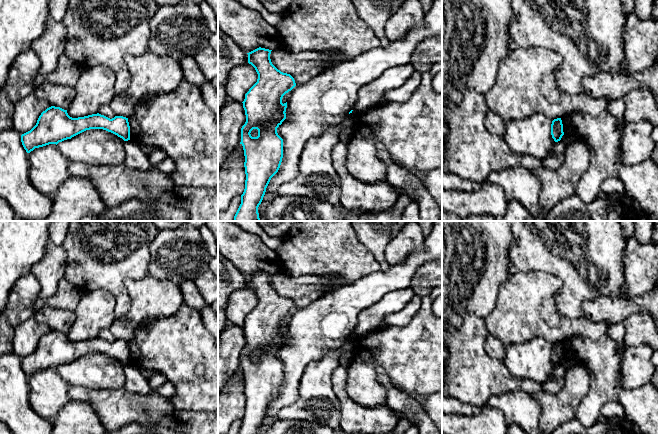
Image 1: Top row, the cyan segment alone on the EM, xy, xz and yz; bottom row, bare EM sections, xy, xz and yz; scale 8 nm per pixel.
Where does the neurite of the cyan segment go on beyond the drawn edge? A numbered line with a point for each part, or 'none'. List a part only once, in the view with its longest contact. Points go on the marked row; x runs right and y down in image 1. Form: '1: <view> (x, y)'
none

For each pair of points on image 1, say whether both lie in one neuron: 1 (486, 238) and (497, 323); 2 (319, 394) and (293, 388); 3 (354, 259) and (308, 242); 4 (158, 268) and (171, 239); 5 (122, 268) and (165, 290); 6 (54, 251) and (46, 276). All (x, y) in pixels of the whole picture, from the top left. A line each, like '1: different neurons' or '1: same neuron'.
1: different neurons
2: different neurons
3: same neuron
4: same neuron
5: different neurons
6: same neuron

